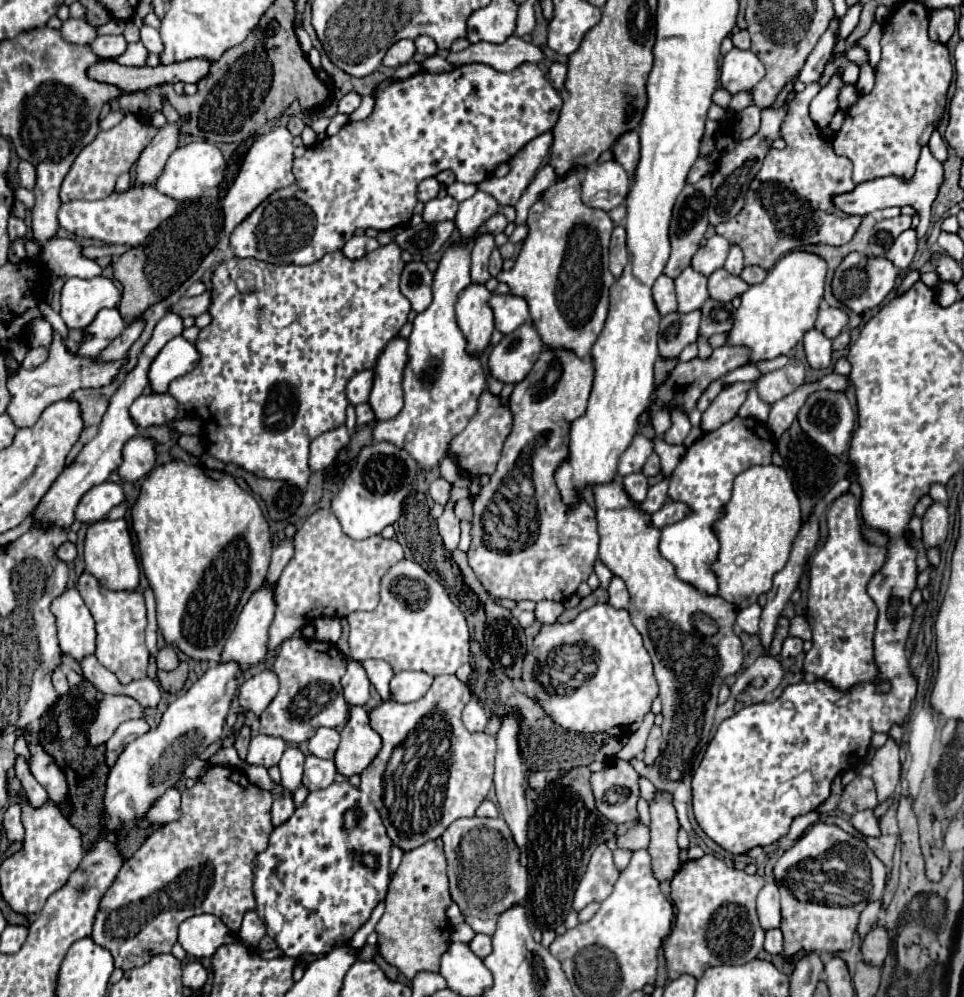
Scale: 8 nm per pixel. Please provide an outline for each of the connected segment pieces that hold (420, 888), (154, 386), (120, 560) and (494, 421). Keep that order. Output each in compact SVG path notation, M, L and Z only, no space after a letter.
M427 841L417 849L405 851L389 885L385 913L375 925L379 955L389 965L395 965L409 981L413 981L413 977L421 971L437 973L441 953L445 953L451 943L451 925L445 915L449 905L451 895L443 841Z
M181 335L171 339L149 367L149 387L155 393L167 393L167 387L173 379L183 377L193 371L199 361L199 351L193 343L185 341Z
M125 519L97 521L87 529L85 537L85 571L93 575L101 587L111 591L137 589L139 585L139 563L133 551L131 535Z
M485 391L481 395L477 413L471 417L469 425L457 437L453 437L451 447L449 447L449 453L457 457L457 463L459 463L463 475L467 475L467 477L477 475L477 473L491 475L495 471L497 461L501 457L503 443L511 431L511 423L513 423L513 419L511 419L509 405L501 405L499 397L493 397L489 391Z

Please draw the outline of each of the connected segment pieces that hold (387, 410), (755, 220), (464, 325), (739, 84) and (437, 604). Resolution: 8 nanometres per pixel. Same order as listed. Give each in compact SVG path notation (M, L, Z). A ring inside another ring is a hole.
M393 337L381 351L373 369L375 381L369 397L369 405L379 421L393 419L403 409L403 371L409 361L407 339Z
M811 83L793 97L789 113L785 113L785 125L781 125L785 149L771 149L767 153L761 175L753 179L745 195L745 207L727 223L717 225L717 235L743 249L745 265L759 265L769 271L779 257L795 249L819 243L845 245L863 221L863 217L847 215L833 205L833 197L851 193L855 183L851 179L851 161L833 153L831 139L825 139L809 117L809 103L819 91L821 85Z
M471 283L461 291L461 297L455 305L455 315L461 331L467 337L469 353L481 355L489 345L493 333L493 311L489 307L491 291L485 285Z
M731 49L721 65L721 85L731 93L753 89L765 75L763 63L753 51Z
M401 559L397 565L393 565L381 579L379 597L379 605L373 611L351 613L347 617L351 659L383 659L393 667L393 671L423 671L433 677L455 673L461 665L469 661L469 631L463 613L449 599L443 585L435 577L431 577L419 563L411 559Z

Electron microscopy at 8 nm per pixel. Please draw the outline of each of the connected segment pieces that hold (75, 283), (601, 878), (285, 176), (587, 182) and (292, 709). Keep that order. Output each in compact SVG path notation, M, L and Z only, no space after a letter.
M71 277L61 291L61 317L67 329L85 329L101 309L115 307L119 299L117 287L107 277Z
M605 843L597 845L587 865L587 871L577 885L573 897L573 911L579 913L589 903L601 903L605 897L609 897L615 881L619 879L619 873L621 871L613 863L611 849Z
M275 127L267 135L261 135L245 153L241 169L223 199L223 217L225 217L225 231L231 233L261 201L265 201L273 191L287 187L295 181L291 173L293 163L293 135L287 127Z
M617 161L599 163L583 175L581 199L589 207L611 211L625 201L627 191L629 175Z
M291 637L279 647L273 671L279 677L279 693L261 715L261 733L281 737L289 743L309 741L319 727L343 727L349 717L349 705L343 697L341 677L345 675L345 655L333 643L321 643L305 637Z

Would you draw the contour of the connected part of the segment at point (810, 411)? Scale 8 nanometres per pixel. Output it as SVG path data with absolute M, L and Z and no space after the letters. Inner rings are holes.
M829 389L815 391L813 395L807 397L805 405L799 409L797 421L799 421L801 431L809 439L817 441L817 445L821 445L827 453L841 455L841 453L845 453L849 449L849 441L851 441L853 425L855 425L855 413L853 413L853 407L851 407L845 393L829 391Z

